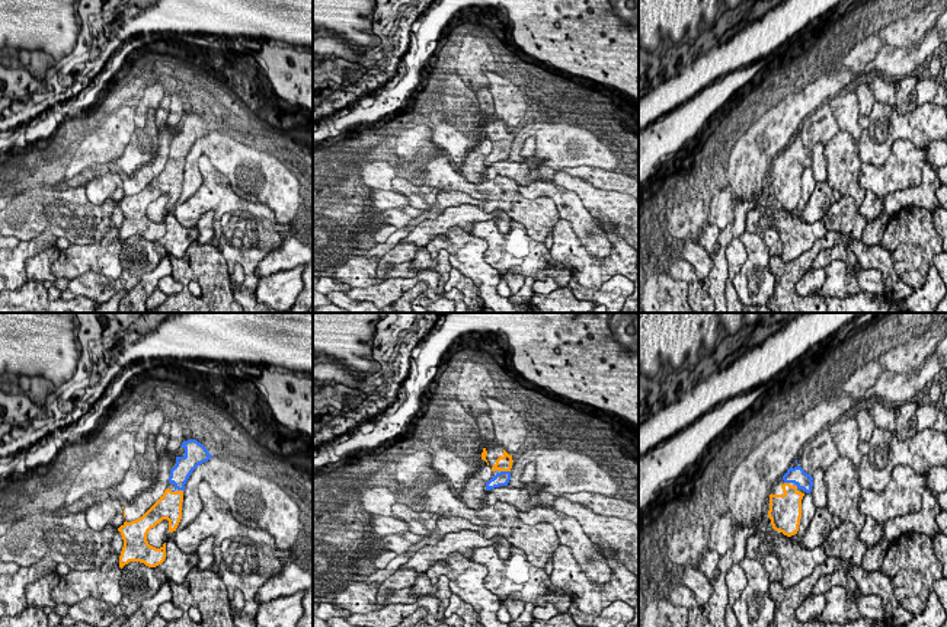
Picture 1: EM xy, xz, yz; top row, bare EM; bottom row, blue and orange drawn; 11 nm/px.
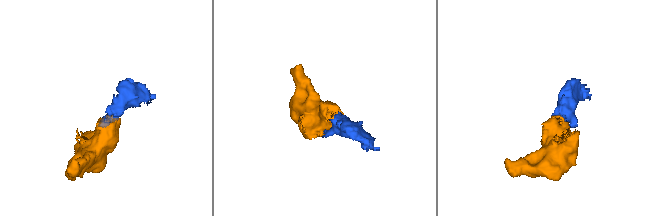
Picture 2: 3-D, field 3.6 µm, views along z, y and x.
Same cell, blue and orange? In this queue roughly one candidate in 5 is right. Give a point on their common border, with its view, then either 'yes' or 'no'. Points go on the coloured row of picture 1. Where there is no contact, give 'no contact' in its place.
contact xz (505, 472); yes

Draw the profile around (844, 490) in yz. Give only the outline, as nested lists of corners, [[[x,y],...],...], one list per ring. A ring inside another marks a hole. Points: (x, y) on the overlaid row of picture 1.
[[[839,457],[825,470],[828,484],[828,509],[842,522],[852,524],[855,532],[861,532],[866,518],[860,514],[860,499],[863,487],[858,479],[858,467],[848,458]]]

